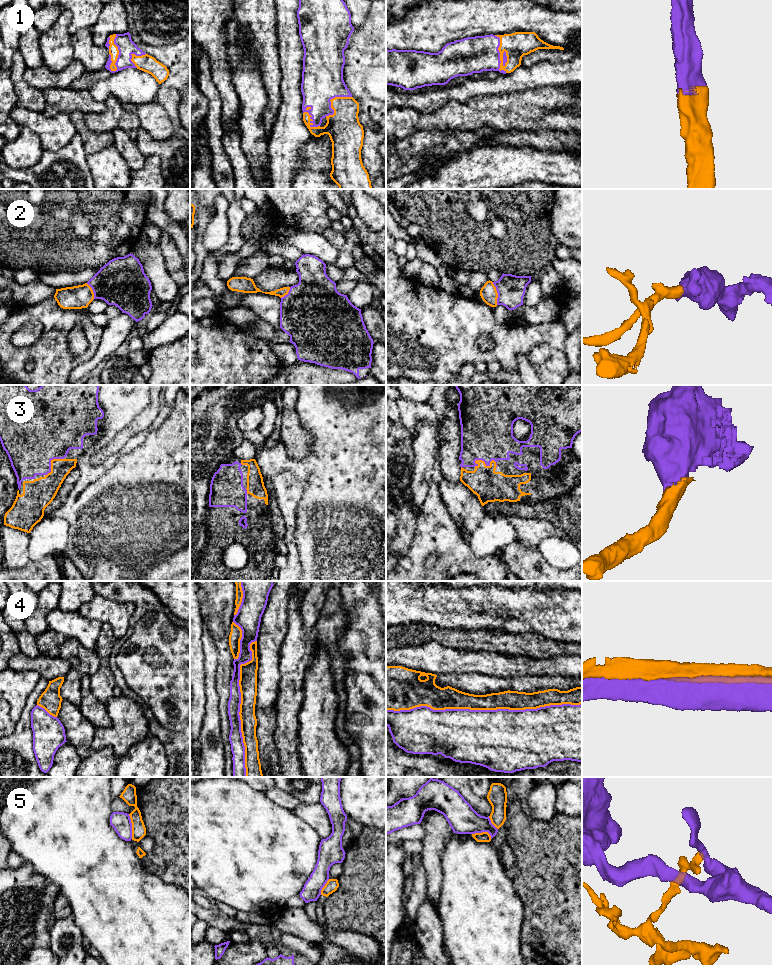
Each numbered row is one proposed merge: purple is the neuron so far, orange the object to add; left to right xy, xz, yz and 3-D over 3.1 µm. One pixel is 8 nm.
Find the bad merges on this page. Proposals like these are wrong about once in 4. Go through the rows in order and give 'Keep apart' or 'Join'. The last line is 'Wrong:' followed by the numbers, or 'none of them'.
1: Join
2: Join
3: Join
4: Keep apart
5: Keep apart
Wrong: 4, 5

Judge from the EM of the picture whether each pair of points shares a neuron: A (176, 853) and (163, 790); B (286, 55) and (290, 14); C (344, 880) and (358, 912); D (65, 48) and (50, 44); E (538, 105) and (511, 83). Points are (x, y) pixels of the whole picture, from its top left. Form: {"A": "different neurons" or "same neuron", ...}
{"A": "same neuron", "B": "same neuron", "C": "same neuron", "D": "same neuron", "E": "different neurons"}

